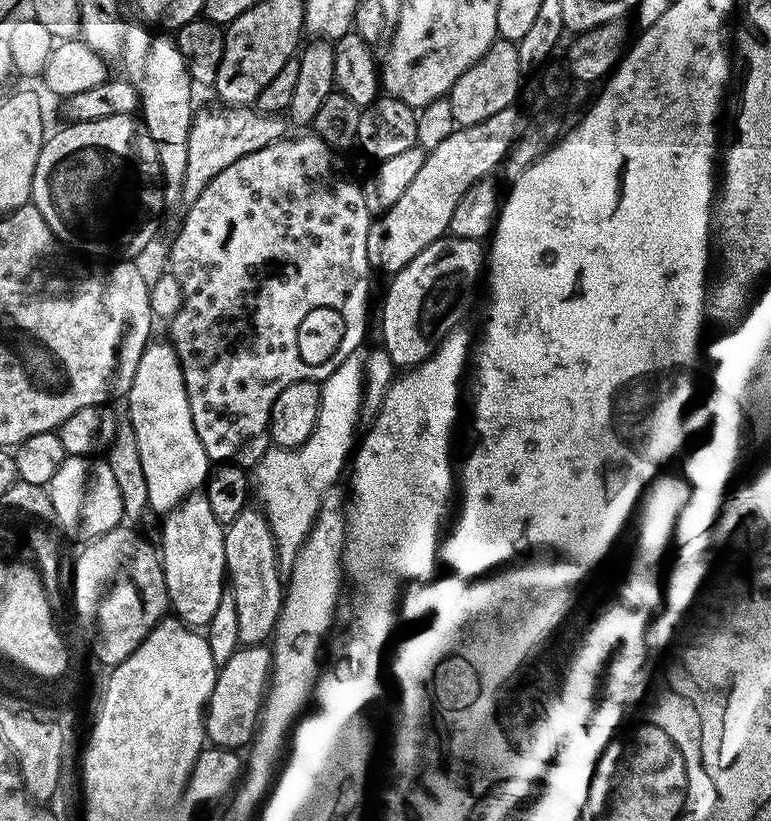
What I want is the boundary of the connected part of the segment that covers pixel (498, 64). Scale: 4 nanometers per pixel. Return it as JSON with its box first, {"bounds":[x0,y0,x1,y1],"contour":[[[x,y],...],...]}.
{"bounds":[447,38,522,125],"contour":[[[499,38],[493,40],[486,52],[457,78],[447,94],[457,125],[477,124],[490,118],[490,114],[498,114],[498,110],[513,107],[520,92],[520,75],[522,69],[515,43]]]}

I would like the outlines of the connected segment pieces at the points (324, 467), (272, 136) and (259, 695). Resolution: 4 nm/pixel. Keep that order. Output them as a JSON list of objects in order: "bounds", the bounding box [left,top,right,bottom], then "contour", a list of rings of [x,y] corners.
[{"bounds":[250,350,388,557],"contour":[[[377,350],[368,357],[360,355],[343,357],[335,370],[324,377],[320,384],[320,409],[310,436],[295,448],[265,447],[251,469],[250,488],[254,498],[256,494],[255,503],[263,512],[276,543],[277,557],[295,557],[315,520],[325,492],[337,481],[342,460],[349,457],[357,443],[356,427],[364,408],[364,379],[369,376],[376,380],[388,372],[387,352]]]},{"bounds":[179,105,286,208],"contour":[[[251,105],[242,107],[215,106],[208,110],[200,109],[193,115],[187,140],[187,174],[180,190],[179,205],[187,208],[202,194],[202,190],[226,166],[238,158],[261,149],[281,139],[286,129],[285,121],[276,114],[264,113]]]},{"bounds":[204,644,271,750],"contour":[[[264,644],[237,647],[228,661],[219,665],[214,688],[204,706],[204,736],[209,745],[240,750],[249,743],[259,719],[270,667],[271,653]]]}]

